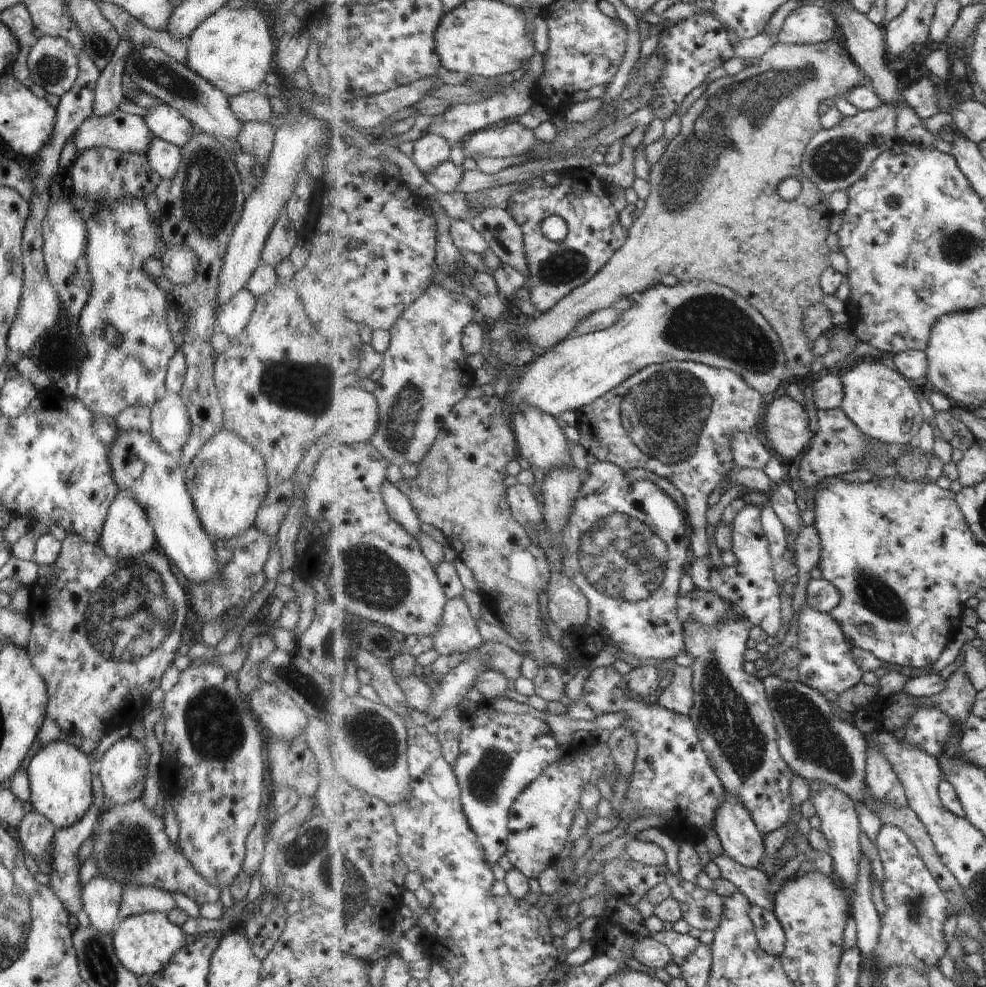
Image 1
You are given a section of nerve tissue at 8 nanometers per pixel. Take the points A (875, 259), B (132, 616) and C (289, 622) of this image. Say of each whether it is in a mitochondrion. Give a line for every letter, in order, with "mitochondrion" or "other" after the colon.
A: other
B: mitochondrion
C: other

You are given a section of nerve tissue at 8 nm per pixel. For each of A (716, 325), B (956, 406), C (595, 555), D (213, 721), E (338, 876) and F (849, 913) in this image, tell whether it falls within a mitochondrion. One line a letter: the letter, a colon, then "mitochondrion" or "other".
A: mitochondrion
B: other
C: mitochondrion
D: mitochondrion
E: mitochondrion
F: other

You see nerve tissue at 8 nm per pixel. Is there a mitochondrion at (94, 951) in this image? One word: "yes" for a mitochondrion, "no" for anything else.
yes

